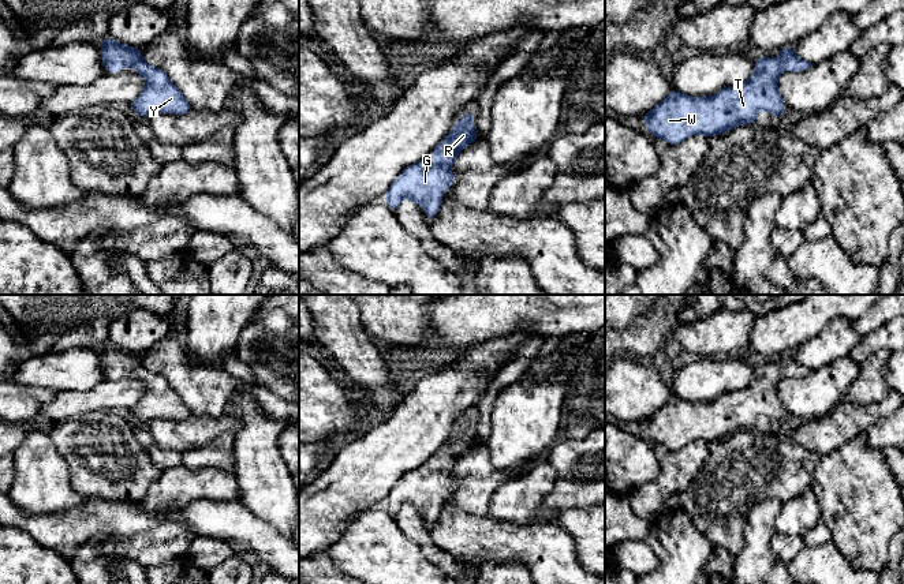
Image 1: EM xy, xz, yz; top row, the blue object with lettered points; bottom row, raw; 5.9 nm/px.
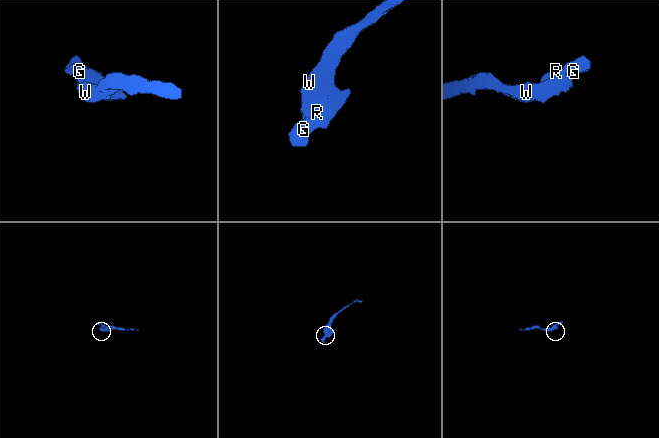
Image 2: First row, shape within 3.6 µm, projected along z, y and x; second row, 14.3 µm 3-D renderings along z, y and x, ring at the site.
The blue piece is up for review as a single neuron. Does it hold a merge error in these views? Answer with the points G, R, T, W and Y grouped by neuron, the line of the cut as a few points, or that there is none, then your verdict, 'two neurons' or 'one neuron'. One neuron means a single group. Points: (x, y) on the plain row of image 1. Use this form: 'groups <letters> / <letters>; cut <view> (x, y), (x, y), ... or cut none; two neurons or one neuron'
groups G R T W Y; cut none; one neuron

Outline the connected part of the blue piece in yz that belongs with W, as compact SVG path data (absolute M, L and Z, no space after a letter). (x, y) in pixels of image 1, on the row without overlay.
M791 352L780 355L777 363L770 366L761 360L746 388L711 403L690 403L672 396L642 423L645 431L668 450L677 450L691 441L710 443L741 430L755 430L759 416L776 424L788 413L777 394L778 382L784 377L799 378L814 371L797 363Z

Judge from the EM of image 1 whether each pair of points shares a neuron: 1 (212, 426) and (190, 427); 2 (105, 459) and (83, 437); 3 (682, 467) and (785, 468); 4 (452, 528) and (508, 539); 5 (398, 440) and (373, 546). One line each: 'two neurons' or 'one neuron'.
1: one neuron
2: one neuron
3: two neurons
4: one neuron
5: two neurons

